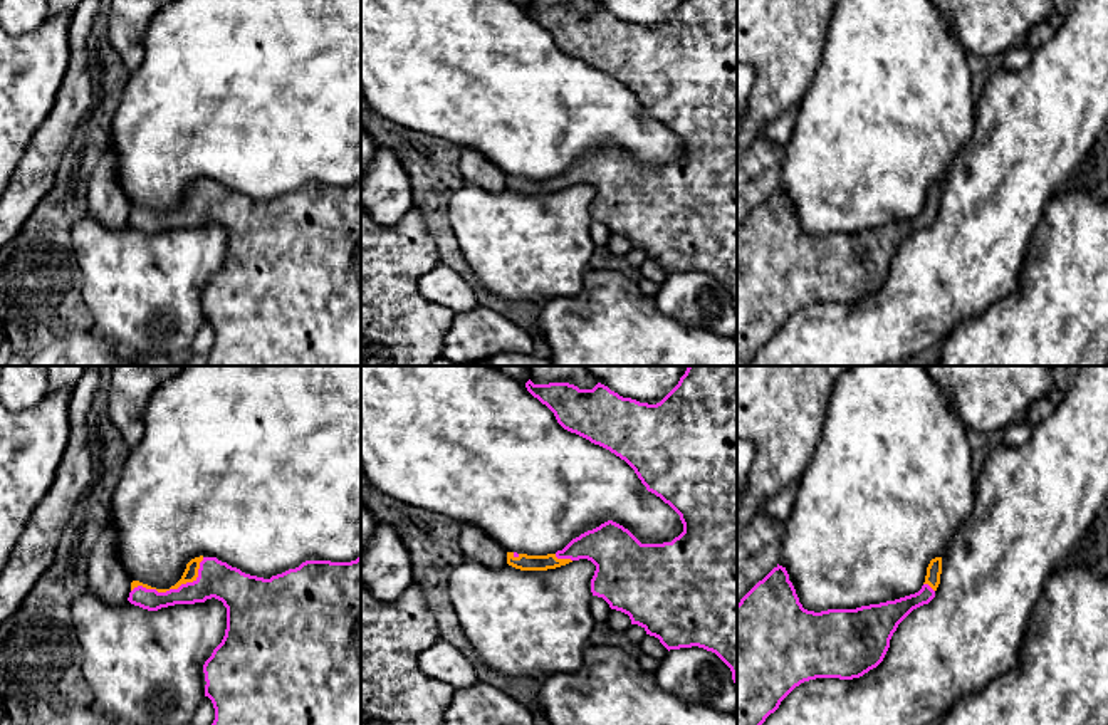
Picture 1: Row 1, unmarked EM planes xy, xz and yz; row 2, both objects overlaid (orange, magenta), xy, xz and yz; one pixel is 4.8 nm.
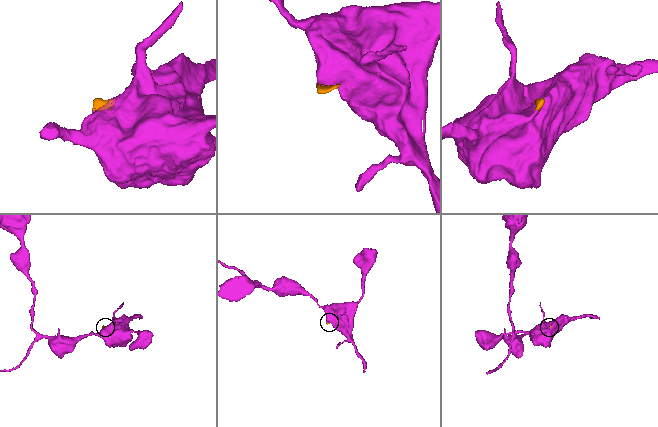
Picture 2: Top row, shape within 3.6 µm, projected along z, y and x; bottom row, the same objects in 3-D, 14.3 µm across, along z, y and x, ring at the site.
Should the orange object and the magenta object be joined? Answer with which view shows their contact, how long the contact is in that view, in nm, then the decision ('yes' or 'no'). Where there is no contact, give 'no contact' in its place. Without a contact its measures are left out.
xy | 380 nm | yes

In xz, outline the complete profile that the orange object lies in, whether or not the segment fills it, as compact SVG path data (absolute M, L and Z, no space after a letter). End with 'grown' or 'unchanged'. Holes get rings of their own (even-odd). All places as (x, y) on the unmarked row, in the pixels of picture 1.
M682 0L656 29L623 22L601 7L593 13L579 13L569 7L534 8L529 3L525 12L554 37L564 54L625 84L646 114L680 139L683 156L672 166L641 168L628 153L608 144L556 178L507 176L507 188L520 195L547 195L579 183L591 185L596 190L593 220L628 238L631 248L658 262L668 275L698 270L715 277L730 292L737 310L737 0Z; grown

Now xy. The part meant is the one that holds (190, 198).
M195 181L186 188L181 203L170 213L156 213L139 205L131 206L128 225L148 235L175 228L195 228L218 223L227 232L227 253L222 267L203 289L205 321L215 332L215 344L208 354L208 366L361 366L361 181L351 186L306 185L270 203L242 196L217 181Z; grown

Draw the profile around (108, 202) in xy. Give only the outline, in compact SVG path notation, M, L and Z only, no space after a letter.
M104 148L92 166L87 186L87 213L111 230L128 227L131 203L121 186L116 154Z

